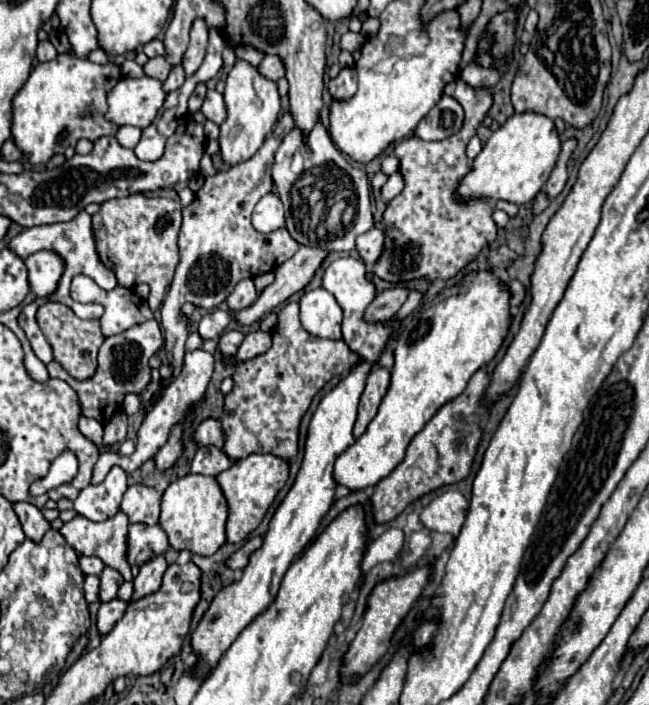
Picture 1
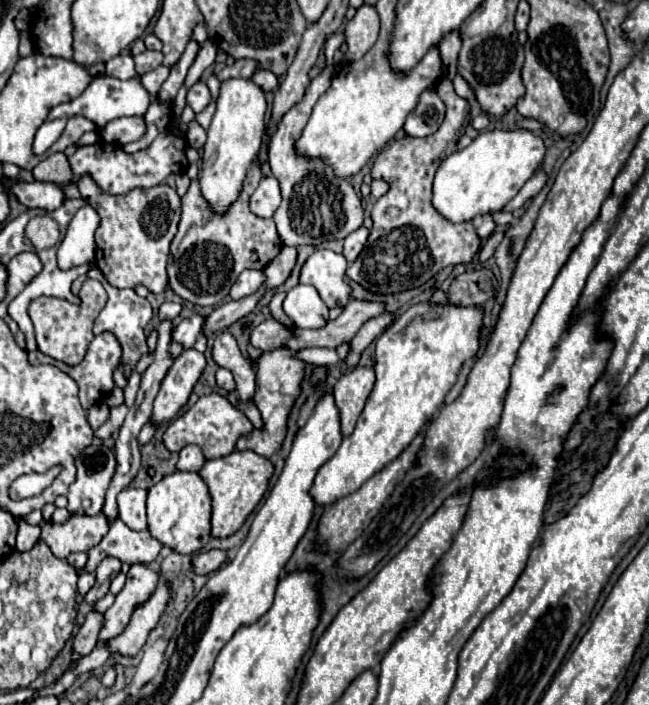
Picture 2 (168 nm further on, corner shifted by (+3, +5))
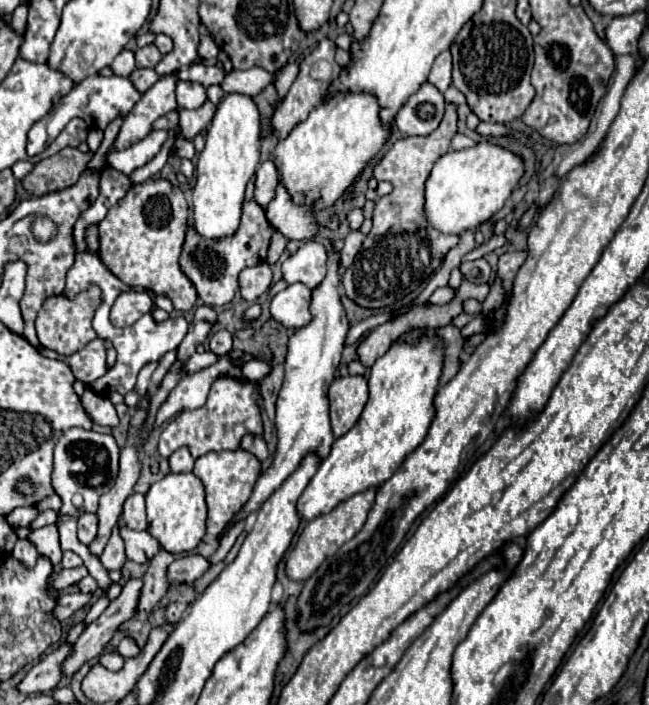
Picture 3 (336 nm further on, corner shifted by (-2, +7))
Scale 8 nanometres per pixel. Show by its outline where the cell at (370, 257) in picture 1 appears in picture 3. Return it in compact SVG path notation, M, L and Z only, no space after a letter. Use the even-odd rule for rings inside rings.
M351 231L345 239L343 239L343 251L341 251L341 263L343 267L349 267L355 259L355 255L359 253L361 249L361 243L363 243L365 235L361 231Z

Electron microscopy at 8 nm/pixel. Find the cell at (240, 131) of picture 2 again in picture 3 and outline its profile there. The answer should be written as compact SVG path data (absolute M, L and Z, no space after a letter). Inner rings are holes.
M229 93L217 105L211 127L207 129L207 143L199 155L193 187L193 213L195 229L207 239L233 235L239 227L241 205L245 187L255 173L261 157L261 113L253 97L243 93Z

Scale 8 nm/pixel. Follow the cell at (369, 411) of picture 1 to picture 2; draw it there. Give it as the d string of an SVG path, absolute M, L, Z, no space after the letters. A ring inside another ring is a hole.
M356 367L336 381L332 395L340 411L340 431L344 437L348 437L356 427L356 421L374 387L374 381L374 371L368 367Z

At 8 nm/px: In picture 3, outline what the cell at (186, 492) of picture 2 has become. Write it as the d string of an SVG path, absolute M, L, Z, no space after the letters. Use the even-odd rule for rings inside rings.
M169 473L161 481L153 483L147 501L147 521L149 533L161 543L161 547L169 553L189 553L199 541L205 537L205 521L207 521L207 503L205 503L205 487L201 479L193 473Z

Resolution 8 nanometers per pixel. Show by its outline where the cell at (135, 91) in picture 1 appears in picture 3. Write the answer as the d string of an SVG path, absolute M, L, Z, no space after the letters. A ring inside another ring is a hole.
M91 75L85 77L81 83L77 83L57 105L55 109L49 113L51 119L47 123L47 133L49 133L49 143L55 141L55 137L63 131L63 127L73 119L73 117L81 117L89 127L93 129L105 129L115 117L125 119L125 115L129 115L129 111L135 107L137 99L141 99L141 93L133 87L133 83L125 77L101 77L101 75Z

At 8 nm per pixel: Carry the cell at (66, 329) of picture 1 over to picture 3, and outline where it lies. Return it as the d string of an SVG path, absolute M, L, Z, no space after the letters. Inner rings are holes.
M89 287L89 291L83 291L81 295L75 295L73 299L65 295L51 295L45 299L39 315L37 315L37 337L43 347L57 351L59 355L73 355L81 347L85 347L89 341L97 337L93 331L93 311L101 305L101 293L99 287Z

